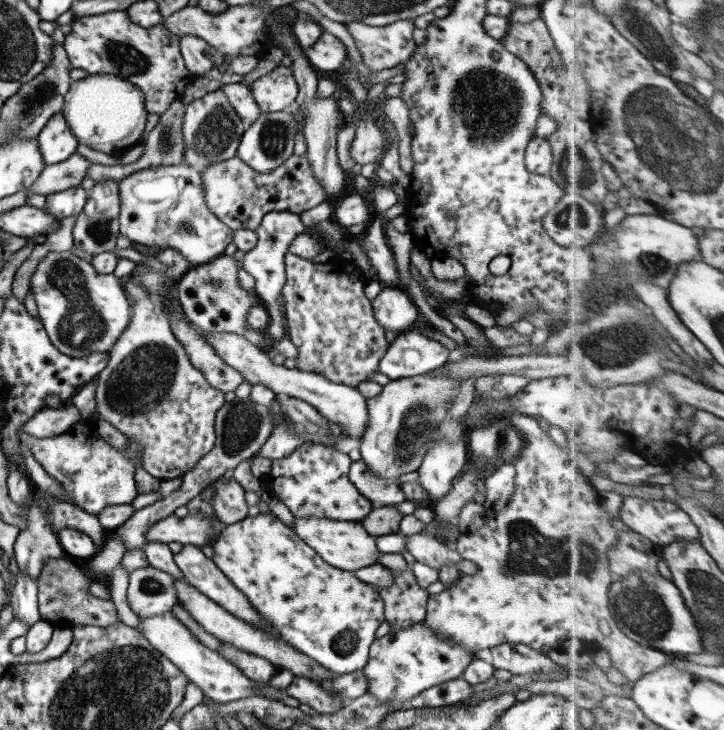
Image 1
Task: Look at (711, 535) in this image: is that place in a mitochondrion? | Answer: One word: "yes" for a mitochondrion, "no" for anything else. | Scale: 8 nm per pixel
no

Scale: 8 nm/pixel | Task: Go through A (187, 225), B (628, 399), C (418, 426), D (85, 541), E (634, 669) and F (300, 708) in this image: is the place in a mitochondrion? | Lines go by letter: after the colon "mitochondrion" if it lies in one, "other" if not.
A: mitochondrion
B: other
C: mitochondrion
D: other
E: other
F: other

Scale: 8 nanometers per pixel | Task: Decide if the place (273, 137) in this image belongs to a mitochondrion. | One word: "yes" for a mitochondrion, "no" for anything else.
yes

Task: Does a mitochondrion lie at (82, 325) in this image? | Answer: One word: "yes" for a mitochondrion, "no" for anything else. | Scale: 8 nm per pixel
yes

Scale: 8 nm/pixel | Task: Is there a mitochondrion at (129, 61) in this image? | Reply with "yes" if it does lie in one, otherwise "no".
yes

